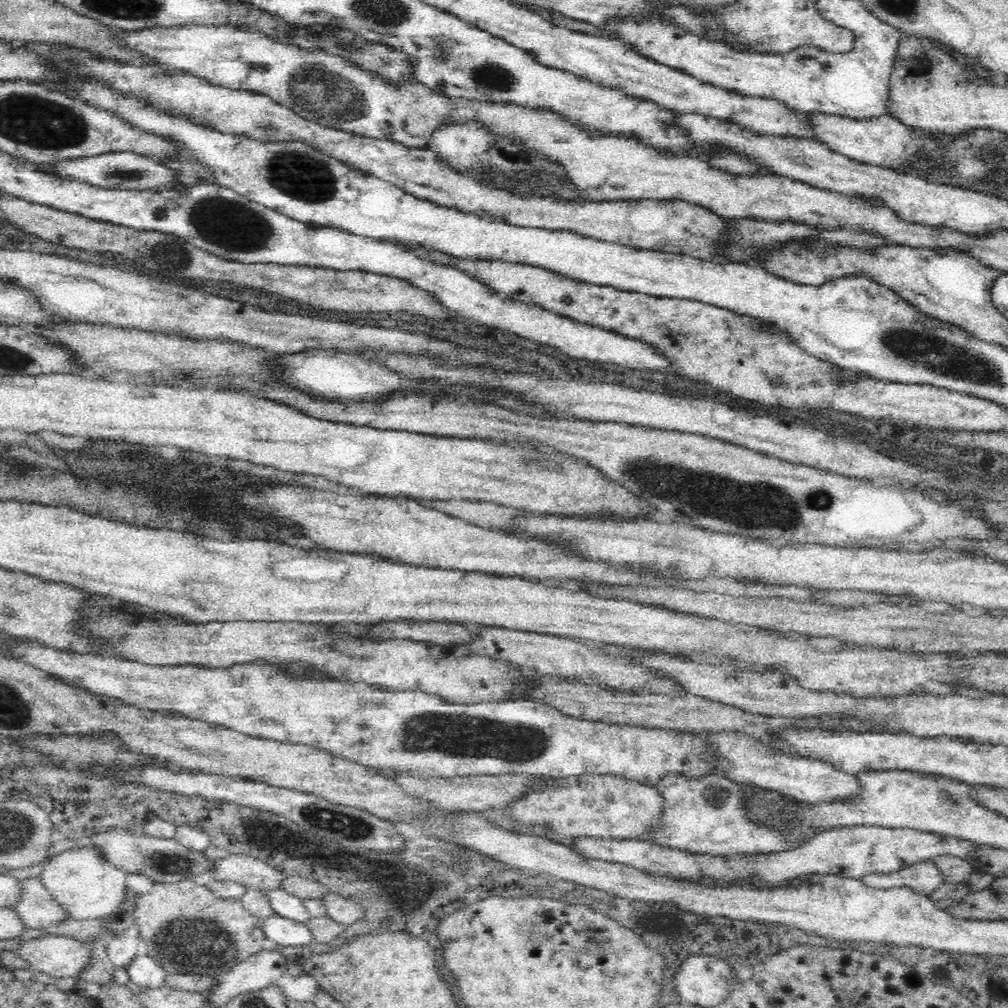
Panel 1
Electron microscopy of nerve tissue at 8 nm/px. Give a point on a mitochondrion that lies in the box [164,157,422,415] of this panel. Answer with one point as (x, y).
(228, 224)

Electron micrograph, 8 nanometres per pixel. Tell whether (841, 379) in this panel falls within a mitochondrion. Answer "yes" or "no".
no

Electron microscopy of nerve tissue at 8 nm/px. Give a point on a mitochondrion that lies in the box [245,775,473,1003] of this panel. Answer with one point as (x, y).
(339, 822)

